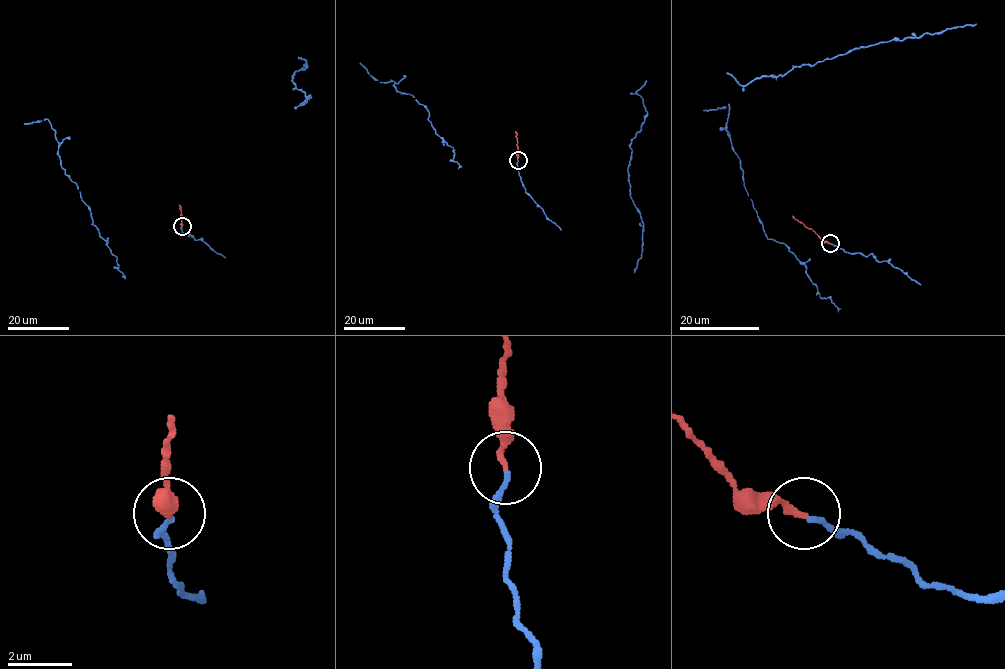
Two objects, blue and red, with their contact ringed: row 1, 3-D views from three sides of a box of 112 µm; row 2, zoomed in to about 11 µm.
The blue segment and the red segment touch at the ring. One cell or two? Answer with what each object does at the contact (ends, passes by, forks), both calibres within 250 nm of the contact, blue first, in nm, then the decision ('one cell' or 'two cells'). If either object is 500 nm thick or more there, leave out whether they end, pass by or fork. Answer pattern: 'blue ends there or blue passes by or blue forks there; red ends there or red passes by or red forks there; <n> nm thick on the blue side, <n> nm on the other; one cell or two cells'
blue ends there; red ends there; 150 nm thick on the blue side, 190 nm on the other; one cell

